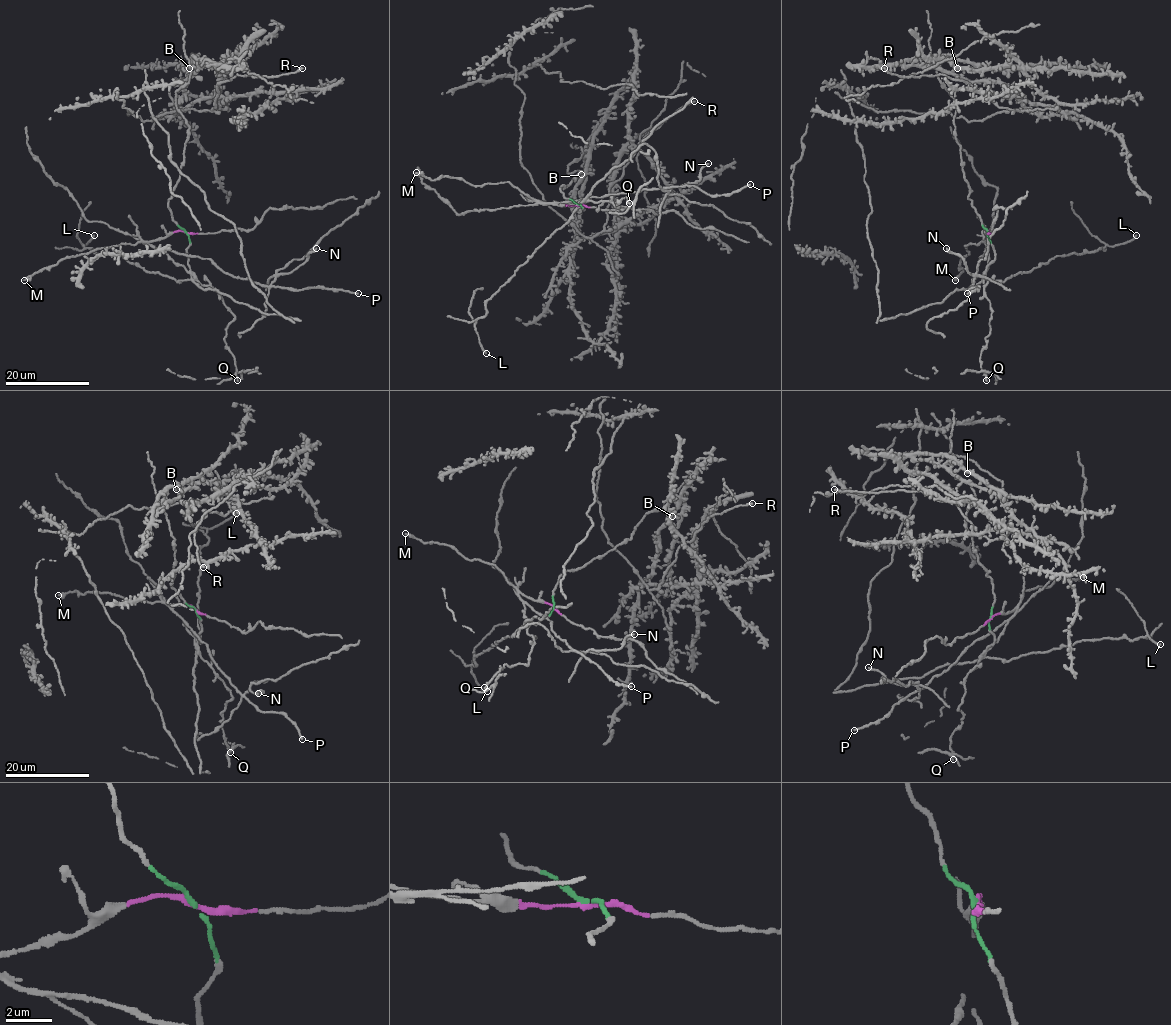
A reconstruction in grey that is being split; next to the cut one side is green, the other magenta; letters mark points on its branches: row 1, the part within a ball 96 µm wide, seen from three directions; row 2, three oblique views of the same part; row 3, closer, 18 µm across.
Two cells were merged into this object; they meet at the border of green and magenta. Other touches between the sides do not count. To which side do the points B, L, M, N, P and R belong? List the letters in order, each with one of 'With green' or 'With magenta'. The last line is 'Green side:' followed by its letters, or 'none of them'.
B: With green
L: With green
M: With magenta
N: With magenta
P: With magenta
R: With green
Green side: B, L, R

